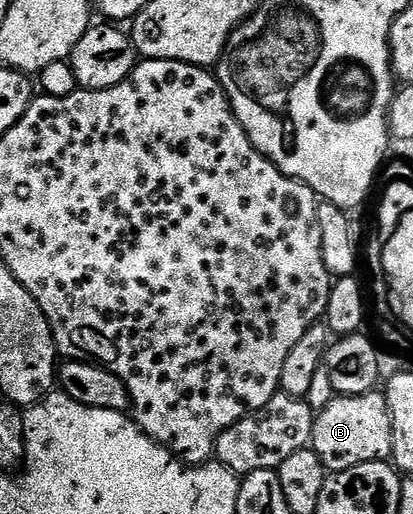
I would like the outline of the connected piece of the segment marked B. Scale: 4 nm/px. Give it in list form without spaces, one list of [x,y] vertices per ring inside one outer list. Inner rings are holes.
[[[373,391],[353,397],[336,395],[333,398],[333,401],[324,410],[319,410],[316,413],[310,446],[322,459],[325,470],[339,471],[350,467],[358,467],[358,463],[391,458],[394,453],[396,431],[392,428],[392,411],[388,406],[387,396],[383,392]]]

